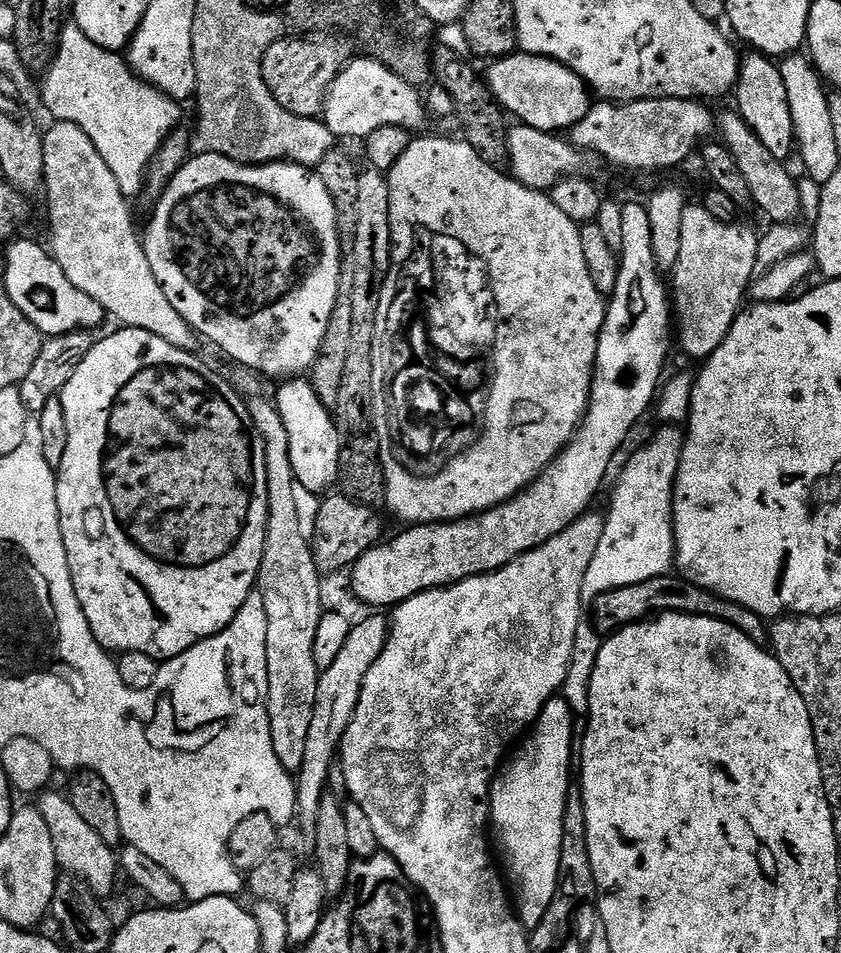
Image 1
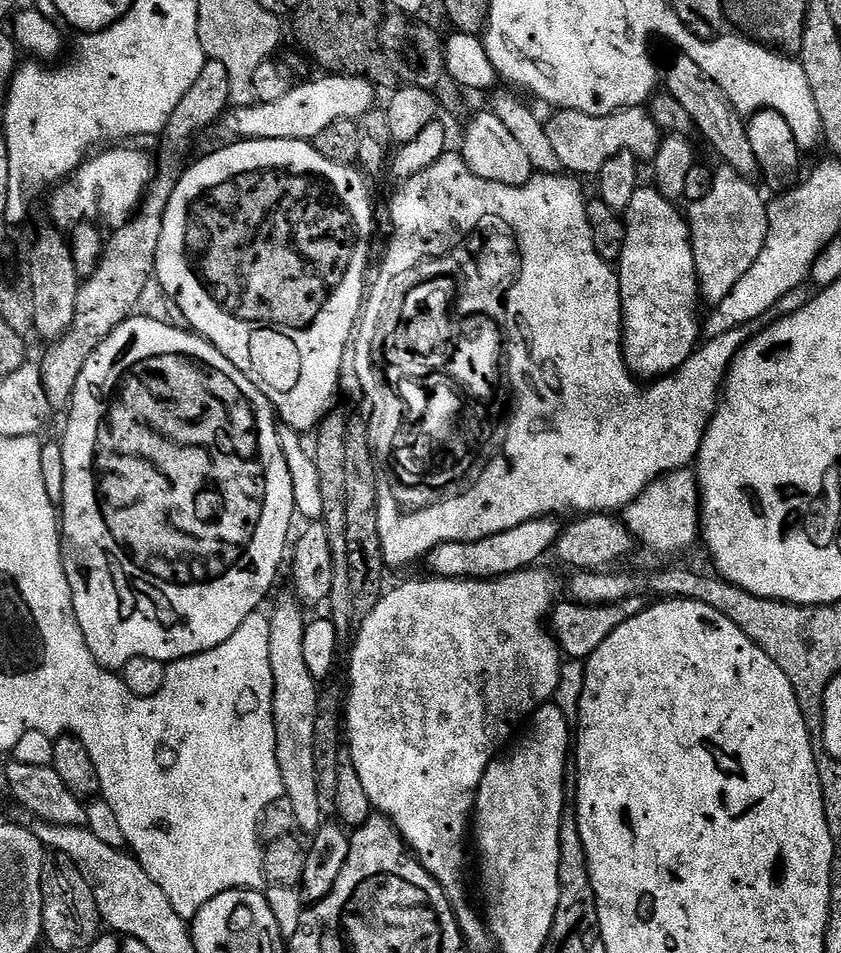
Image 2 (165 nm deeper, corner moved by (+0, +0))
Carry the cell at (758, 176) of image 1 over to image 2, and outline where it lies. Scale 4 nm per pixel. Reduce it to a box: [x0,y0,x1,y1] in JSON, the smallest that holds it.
[666,55,758,178]

